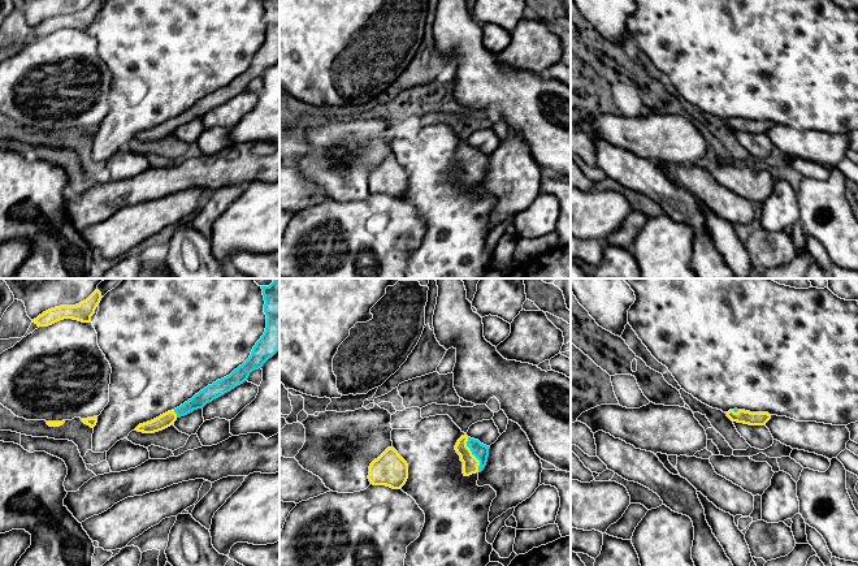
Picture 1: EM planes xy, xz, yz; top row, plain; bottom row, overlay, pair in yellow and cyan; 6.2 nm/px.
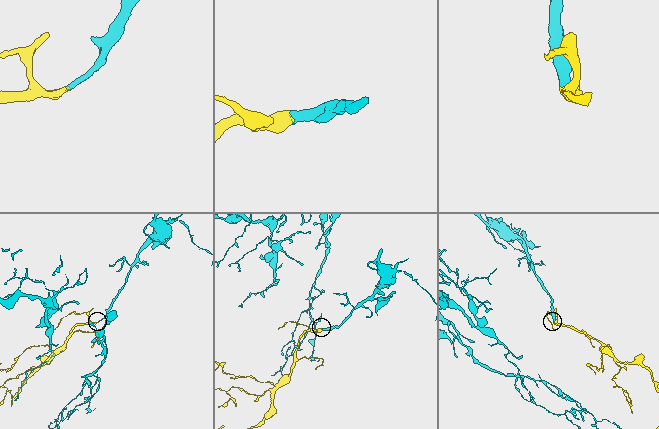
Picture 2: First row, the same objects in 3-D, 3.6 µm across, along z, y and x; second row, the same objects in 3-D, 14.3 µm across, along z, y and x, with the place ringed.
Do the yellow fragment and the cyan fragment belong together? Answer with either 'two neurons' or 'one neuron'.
one neuron

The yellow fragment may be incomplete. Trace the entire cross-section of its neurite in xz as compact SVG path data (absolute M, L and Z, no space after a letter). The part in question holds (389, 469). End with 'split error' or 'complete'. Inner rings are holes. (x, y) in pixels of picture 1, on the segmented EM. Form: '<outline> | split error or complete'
M391 446L369 466L368 479L373 485L400 489L408 479L408 465Z | complete

